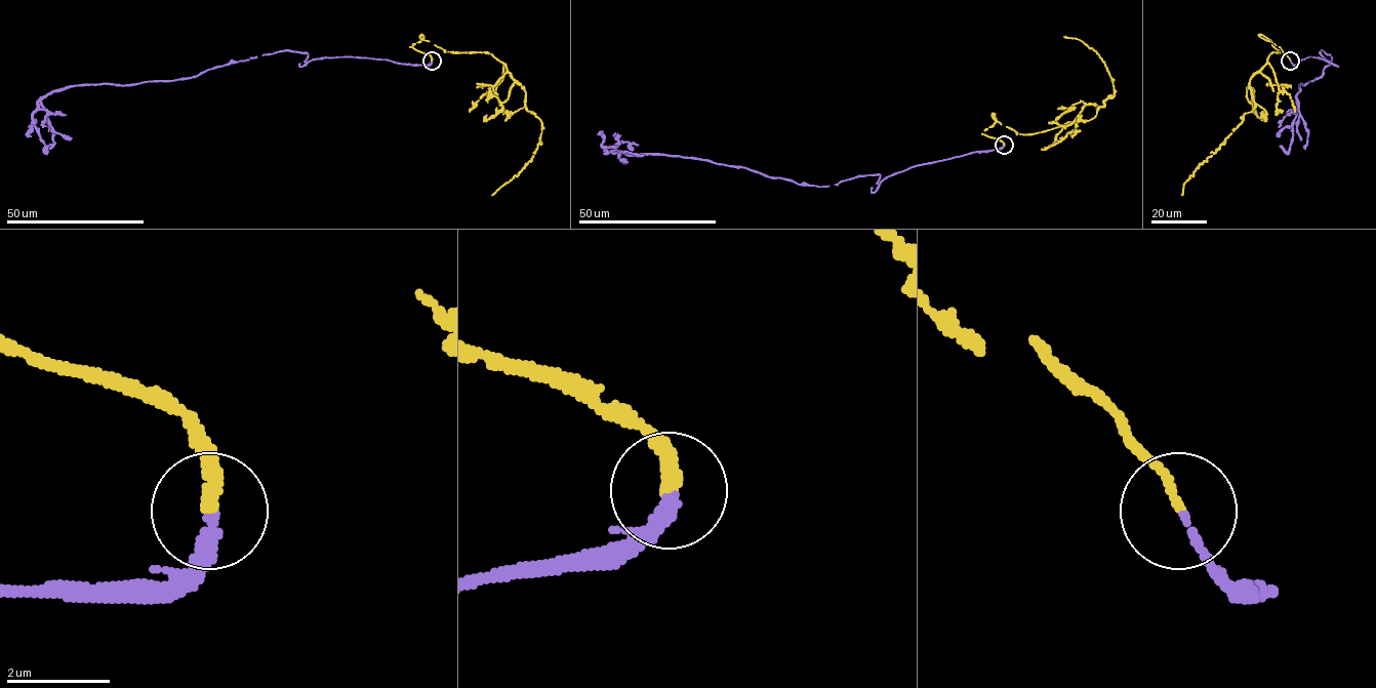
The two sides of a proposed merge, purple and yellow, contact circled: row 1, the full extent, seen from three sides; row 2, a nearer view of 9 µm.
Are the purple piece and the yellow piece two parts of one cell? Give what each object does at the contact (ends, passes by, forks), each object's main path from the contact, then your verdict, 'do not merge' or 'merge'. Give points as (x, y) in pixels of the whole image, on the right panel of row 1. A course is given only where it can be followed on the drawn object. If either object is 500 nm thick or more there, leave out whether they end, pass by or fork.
purple ends; yellow ends; course purple (1290, 61), (1328, 62), (1322, 50), (1332, 59), (1318, 79), (1299, 85), (1289, 151), (1281, 145); course yellow (1290, 61), (1280, 46), (1260, 35), (1280, 52), (1272, 52), (1250, 78), (1254, 109), (1185, 181), (1181, 195); merge

